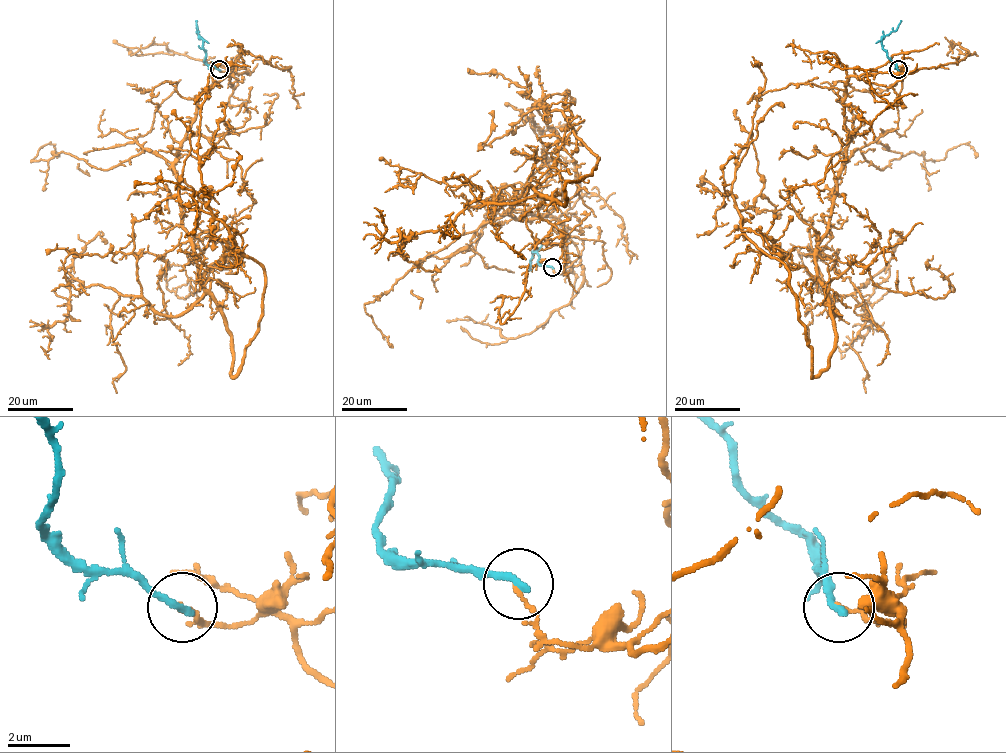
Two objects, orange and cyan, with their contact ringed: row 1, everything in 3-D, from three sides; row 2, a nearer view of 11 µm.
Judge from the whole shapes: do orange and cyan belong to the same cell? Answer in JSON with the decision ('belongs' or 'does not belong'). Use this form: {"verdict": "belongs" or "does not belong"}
{"verdict": "does not belong"}

